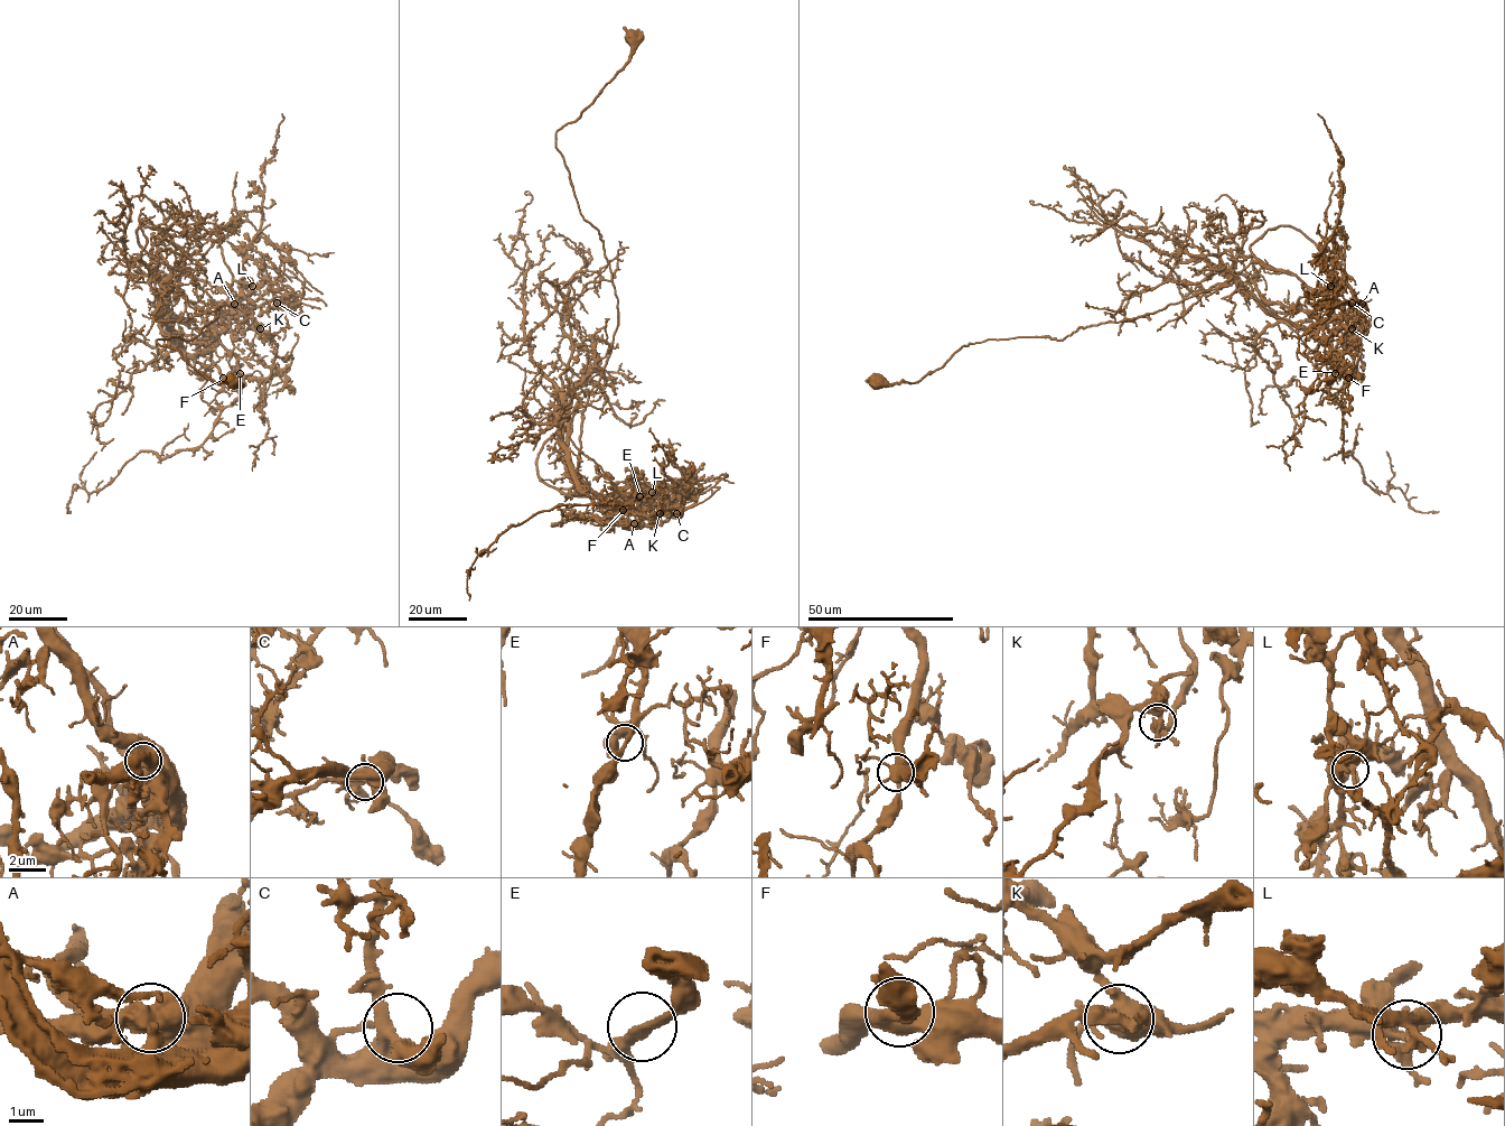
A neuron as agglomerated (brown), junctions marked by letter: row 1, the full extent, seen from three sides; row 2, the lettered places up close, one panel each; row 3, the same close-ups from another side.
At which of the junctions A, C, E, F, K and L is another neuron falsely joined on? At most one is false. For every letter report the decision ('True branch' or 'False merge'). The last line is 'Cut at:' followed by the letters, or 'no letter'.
A: True branch
C: True branch
E: True branch
F: True branch
K: False merge
L: True branch
Cut at: K

